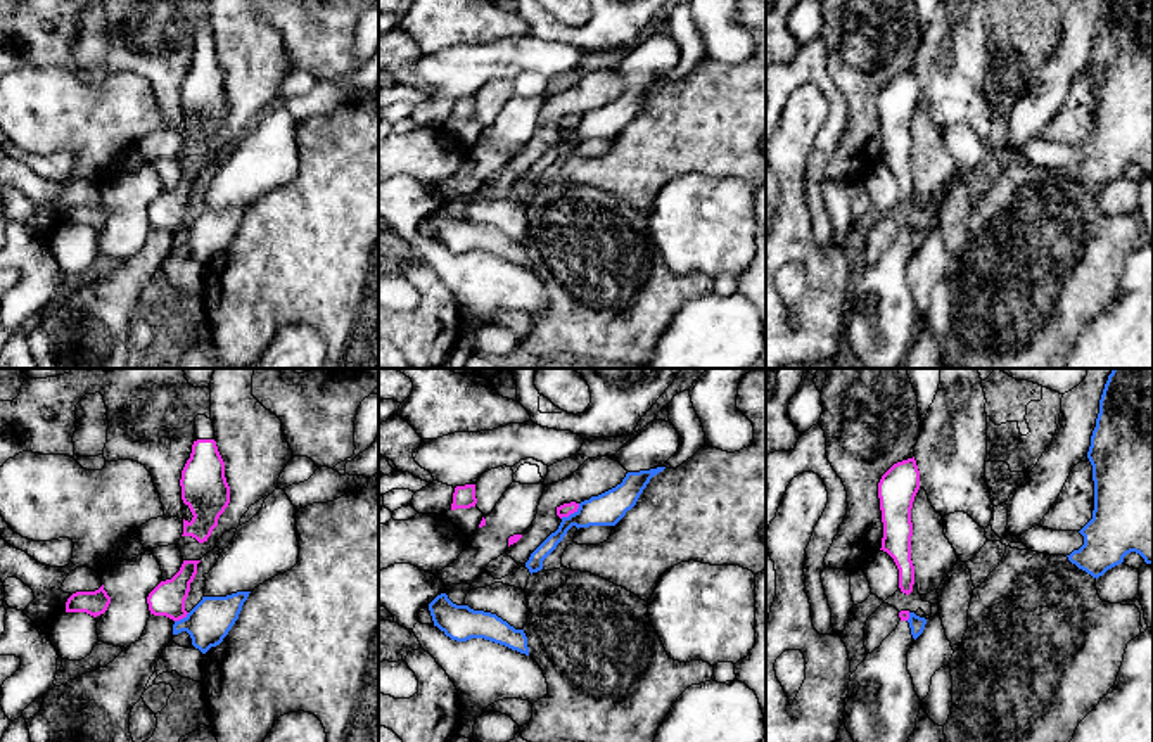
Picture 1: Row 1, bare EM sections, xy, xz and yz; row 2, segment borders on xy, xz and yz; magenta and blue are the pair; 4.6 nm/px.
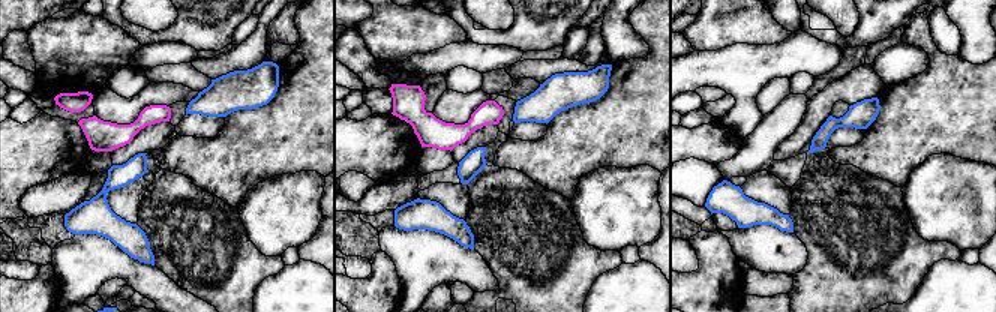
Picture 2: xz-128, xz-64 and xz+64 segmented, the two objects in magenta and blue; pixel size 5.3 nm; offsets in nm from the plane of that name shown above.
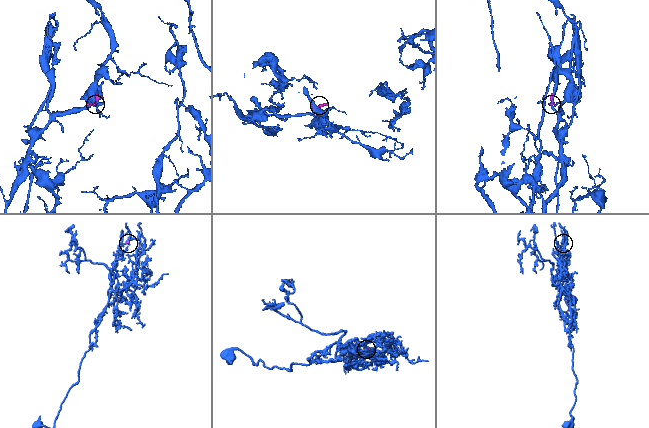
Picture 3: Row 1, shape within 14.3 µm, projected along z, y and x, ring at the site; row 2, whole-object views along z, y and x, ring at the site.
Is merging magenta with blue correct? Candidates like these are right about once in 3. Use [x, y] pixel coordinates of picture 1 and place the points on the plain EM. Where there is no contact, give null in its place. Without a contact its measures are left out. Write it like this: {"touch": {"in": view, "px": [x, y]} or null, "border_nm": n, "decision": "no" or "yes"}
{"touch": {"in": "xz", "px": [571, 125]}, "border_nm": 120, "decision": "no"}

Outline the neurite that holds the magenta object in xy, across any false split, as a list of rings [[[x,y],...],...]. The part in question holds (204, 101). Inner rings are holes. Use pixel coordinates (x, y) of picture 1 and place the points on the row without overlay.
[[[206,28],[195,29],[195,54],[182,83],[180,99],[182,112],[194,128],[190,135],[183,131],[182,149],[204,156],[230,116],[225,74],[214,54],[213,33]]]

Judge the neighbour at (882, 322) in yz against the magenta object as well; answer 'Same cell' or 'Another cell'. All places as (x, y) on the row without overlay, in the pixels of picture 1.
Same cell

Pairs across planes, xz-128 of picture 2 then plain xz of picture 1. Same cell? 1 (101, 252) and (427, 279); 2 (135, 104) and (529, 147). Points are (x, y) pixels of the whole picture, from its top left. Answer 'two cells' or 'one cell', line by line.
1: two cells
2: two cells

